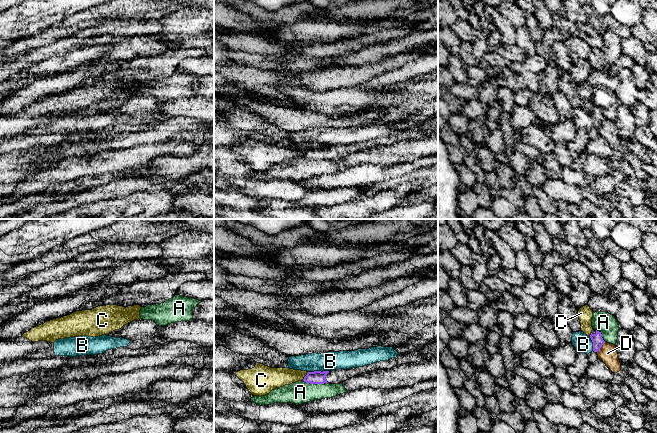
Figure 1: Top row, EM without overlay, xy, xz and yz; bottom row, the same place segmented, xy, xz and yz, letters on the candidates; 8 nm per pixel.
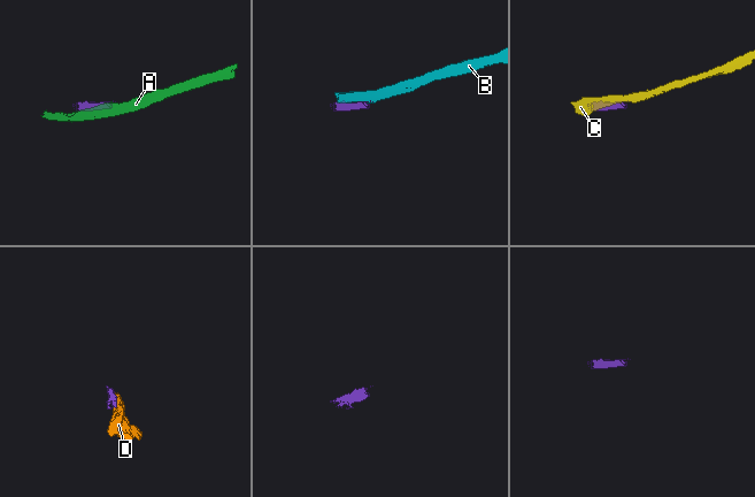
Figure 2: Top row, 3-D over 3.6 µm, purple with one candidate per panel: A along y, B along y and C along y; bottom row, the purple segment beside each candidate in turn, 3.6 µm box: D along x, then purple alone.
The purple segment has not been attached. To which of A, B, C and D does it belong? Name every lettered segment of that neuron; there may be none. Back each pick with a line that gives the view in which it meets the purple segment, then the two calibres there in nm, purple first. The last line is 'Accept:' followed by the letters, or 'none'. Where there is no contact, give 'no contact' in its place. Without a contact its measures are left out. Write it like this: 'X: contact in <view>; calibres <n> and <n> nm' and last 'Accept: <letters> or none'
Accept: none

